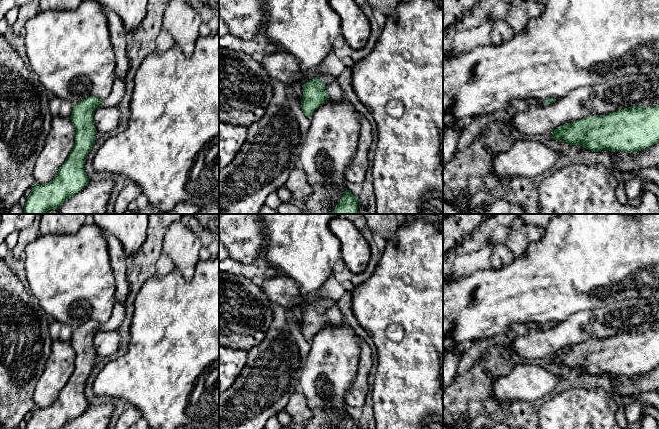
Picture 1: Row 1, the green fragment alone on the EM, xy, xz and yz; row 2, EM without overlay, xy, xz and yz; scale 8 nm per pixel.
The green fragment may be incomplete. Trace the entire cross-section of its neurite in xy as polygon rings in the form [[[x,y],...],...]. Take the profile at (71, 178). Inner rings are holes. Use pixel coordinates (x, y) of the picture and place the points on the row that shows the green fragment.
[[[115,77],[111,93],[101,100],[89,96],[73,106],[70,119],[75,127],[75,144],[66,161],[59,168],[55,178],[46,184],[35,184],[24,206],[24,214],[45,214],[48,210],[58,210],[60,206],[71,196],[79,193],[88,183],[89,179],[85,172],[85,161],[91,151],[95,135],[97,133],[93,122],[94,111],[99,106],[117,106],[125,94],[125,82]]]

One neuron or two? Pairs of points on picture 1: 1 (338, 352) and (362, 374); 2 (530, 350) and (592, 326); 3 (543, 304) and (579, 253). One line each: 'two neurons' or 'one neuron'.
1: two neurons
2: one neuron
3: one neuron

